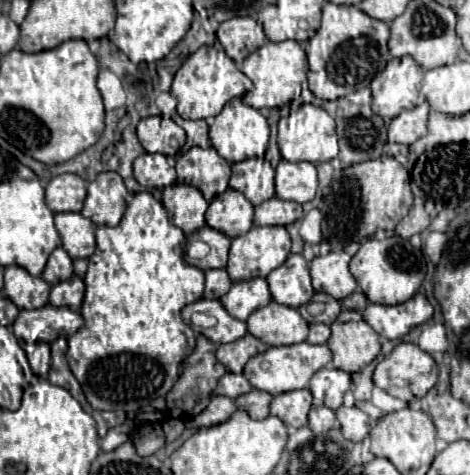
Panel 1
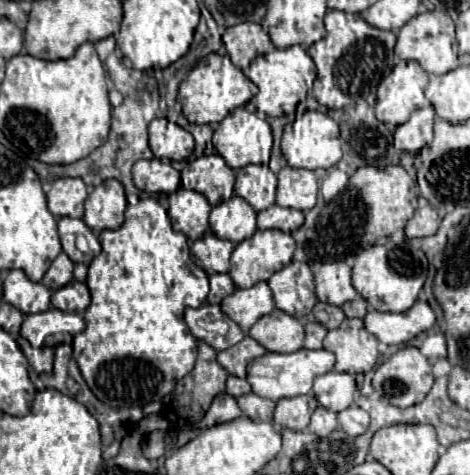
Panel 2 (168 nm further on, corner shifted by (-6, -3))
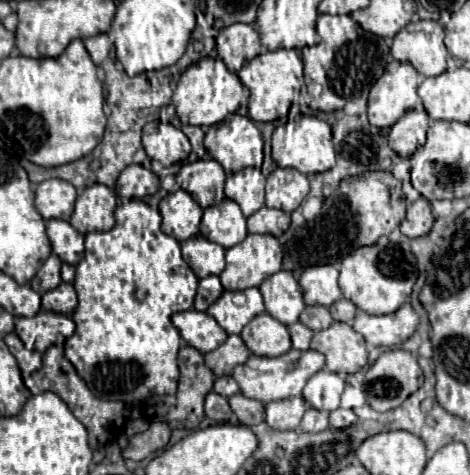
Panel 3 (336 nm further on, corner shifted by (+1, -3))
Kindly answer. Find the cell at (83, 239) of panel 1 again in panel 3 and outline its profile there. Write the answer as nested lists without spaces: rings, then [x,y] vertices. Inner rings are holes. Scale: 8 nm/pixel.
[[[48,220],[46,234],[50,240],[52,252],[56,252],[62,262],[76,266],[84,258],[84,236],[78,230],[74,230],[68,222]]]

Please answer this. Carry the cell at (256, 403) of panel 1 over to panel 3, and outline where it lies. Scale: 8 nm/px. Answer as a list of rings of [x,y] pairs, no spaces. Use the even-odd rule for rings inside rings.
[[[234,394],[228,398],[232,412],[244,426],[254,426],[264,420],[264,404],[252,398],[246,398],[242,394]]]

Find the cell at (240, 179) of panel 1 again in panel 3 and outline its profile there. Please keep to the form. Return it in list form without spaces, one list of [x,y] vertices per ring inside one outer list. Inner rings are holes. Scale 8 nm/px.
[[[246,168],[226,178],[224,194],[242,208],[244,216],[250,216],[264,206],[264,182],[266,178],[258,168]]]

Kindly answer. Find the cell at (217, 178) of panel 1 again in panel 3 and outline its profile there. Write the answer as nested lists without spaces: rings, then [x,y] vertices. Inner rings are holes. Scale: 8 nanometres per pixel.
[[[212,158],[182,164],[176,174],[176,182],[198,202],[200,208],[208,208],[224,200],[224,170]]]

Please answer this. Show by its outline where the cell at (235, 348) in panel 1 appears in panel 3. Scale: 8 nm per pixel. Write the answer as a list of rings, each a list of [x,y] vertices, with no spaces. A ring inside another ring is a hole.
[[[228,336],[228,340],[220,348],[204,356],[204,364],[214,372],[214,376],[226,376],[226,374],[232,374],[234,366],[244,364],[248,356],[250,356],[250,350],[242,342],[242,338]]]

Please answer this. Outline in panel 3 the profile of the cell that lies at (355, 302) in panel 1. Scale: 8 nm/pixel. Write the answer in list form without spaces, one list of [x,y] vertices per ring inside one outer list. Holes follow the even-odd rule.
[[[344,298],[334,302],[328,310],[332,312],[332,318],[336,322],[348,322],[350,324],[354,320],[354,316],[356,316],[356,306],[350,300],[344,300]]]

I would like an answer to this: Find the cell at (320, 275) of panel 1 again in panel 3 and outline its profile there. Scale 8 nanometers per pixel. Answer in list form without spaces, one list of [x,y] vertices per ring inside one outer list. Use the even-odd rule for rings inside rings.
[[[332,264],[312,266],[304,270],[298,284],[304,292],[304,302],[308,306],[330,306],[342,298],[342,290],[338,286],[338,270]]]

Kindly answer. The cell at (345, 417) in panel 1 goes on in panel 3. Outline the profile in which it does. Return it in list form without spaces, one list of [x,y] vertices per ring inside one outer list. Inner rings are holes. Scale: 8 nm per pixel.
[[[336,408],[330,412],[330,426],[332,428],[346,428],[346,426],[352,426],[354,422],[356,422],[356,414],[352,410]]]

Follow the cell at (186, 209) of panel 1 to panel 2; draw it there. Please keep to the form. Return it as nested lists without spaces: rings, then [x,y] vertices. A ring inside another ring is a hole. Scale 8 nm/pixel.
[[[179,188],[169,194],[169,218],[175,230],[183,232],[189,240],[197,240],[209,230],[211,204],[195,190]]]

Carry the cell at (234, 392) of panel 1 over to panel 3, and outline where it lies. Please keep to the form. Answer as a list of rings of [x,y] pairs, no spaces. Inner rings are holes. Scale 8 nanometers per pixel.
[[[222,376],[222,378],[216,378],[214,392],[228,398],[228,396],[232,396],[232,394],[238,392],[238,384],[236,384],[236,380],[232,376]]]

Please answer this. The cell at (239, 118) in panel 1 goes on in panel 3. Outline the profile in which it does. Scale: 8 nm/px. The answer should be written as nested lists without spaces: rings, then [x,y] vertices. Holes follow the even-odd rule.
[[[230,114],[208,128],[204,138],[206,152],[222,164],[224,172],[261,168],[264,140],[256,124],[240,114]]]

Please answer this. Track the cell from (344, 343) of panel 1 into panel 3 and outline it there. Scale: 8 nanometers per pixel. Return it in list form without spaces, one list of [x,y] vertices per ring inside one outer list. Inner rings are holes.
[[[334,322],[330,328],[314,332],[310,348],[326,356],[326,368],[336,374],[354,374],[366,366],[366,342],[348,324]]]

